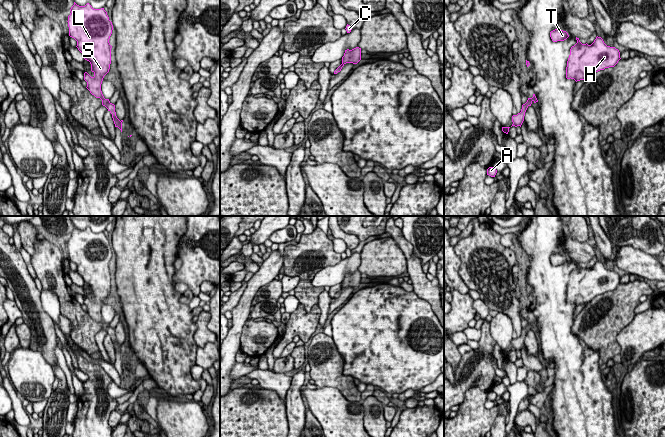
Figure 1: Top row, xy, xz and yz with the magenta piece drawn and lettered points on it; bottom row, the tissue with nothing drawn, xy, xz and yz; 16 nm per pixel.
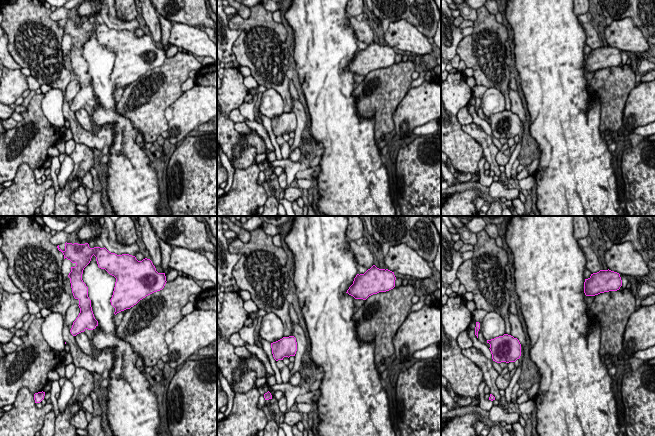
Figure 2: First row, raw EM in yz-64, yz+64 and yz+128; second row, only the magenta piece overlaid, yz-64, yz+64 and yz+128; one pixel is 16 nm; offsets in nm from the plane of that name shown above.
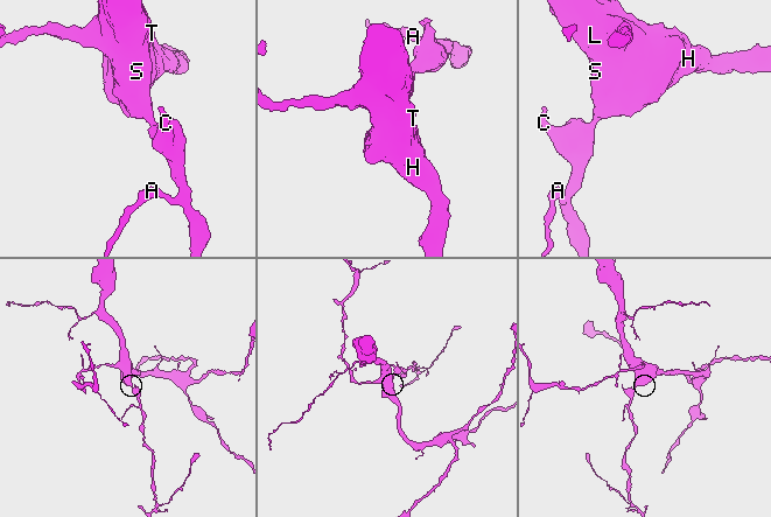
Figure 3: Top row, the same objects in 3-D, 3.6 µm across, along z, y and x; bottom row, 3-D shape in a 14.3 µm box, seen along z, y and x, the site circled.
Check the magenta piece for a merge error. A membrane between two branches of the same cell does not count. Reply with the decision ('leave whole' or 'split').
leave whole

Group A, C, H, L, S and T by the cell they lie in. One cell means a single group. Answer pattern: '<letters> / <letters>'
A C H L S T

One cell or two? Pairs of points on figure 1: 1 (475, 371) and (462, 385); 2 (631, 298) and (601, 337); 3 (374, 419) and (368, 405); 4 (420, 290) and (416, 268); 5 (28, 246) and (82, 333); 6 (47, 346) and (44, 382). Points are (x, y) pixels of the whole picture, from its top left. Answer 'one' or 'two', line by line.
1: one
2: one
3: one
4: one
5: two
6: two

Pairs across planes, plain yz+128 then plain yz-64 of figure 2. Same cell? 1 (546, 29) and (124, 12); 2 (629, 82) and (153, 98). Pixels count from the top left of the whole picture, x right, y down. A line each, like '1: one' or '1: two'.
1: two
2: one

